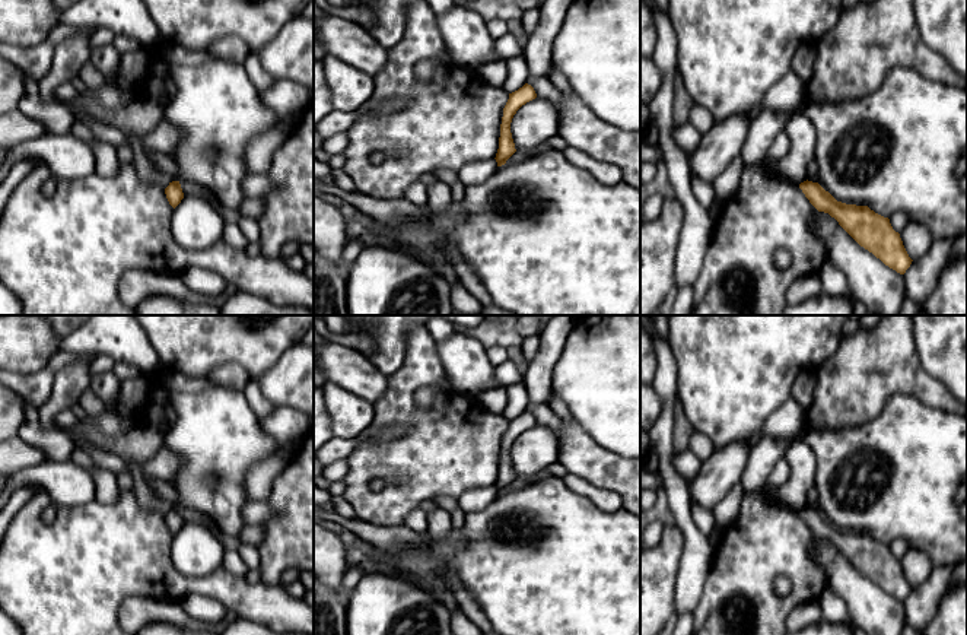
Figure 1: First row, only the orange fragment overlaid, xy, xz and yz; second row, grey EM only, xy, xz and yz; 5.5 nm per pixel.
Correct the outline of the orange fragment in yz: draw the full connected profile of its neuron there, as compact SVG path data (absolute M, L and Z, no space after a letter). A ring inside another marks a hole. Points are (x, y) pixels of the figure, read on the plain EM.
M807 507L799 511L799 515L818 539L834 544L861 574L897 600L906 600L913 587L888 544L875 540L868 533L837 528L818 509Z

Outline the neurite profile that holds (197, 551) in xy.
M184 523L172 539L171 558L179 574L206 577L222 566L219 531L211 524Z

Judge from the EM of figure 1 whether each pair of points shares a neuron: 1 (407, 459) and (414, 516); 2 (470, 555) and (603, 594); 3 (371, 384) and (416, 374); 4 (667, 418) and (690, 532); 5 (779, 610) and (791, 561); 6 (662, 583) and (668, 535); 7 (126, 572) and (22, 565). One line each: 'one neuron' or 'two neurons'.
1: two neurons
2: one neuron
3: two neurons
4: one neuron
5: one neuron
6: one neuron
7: one neuron

